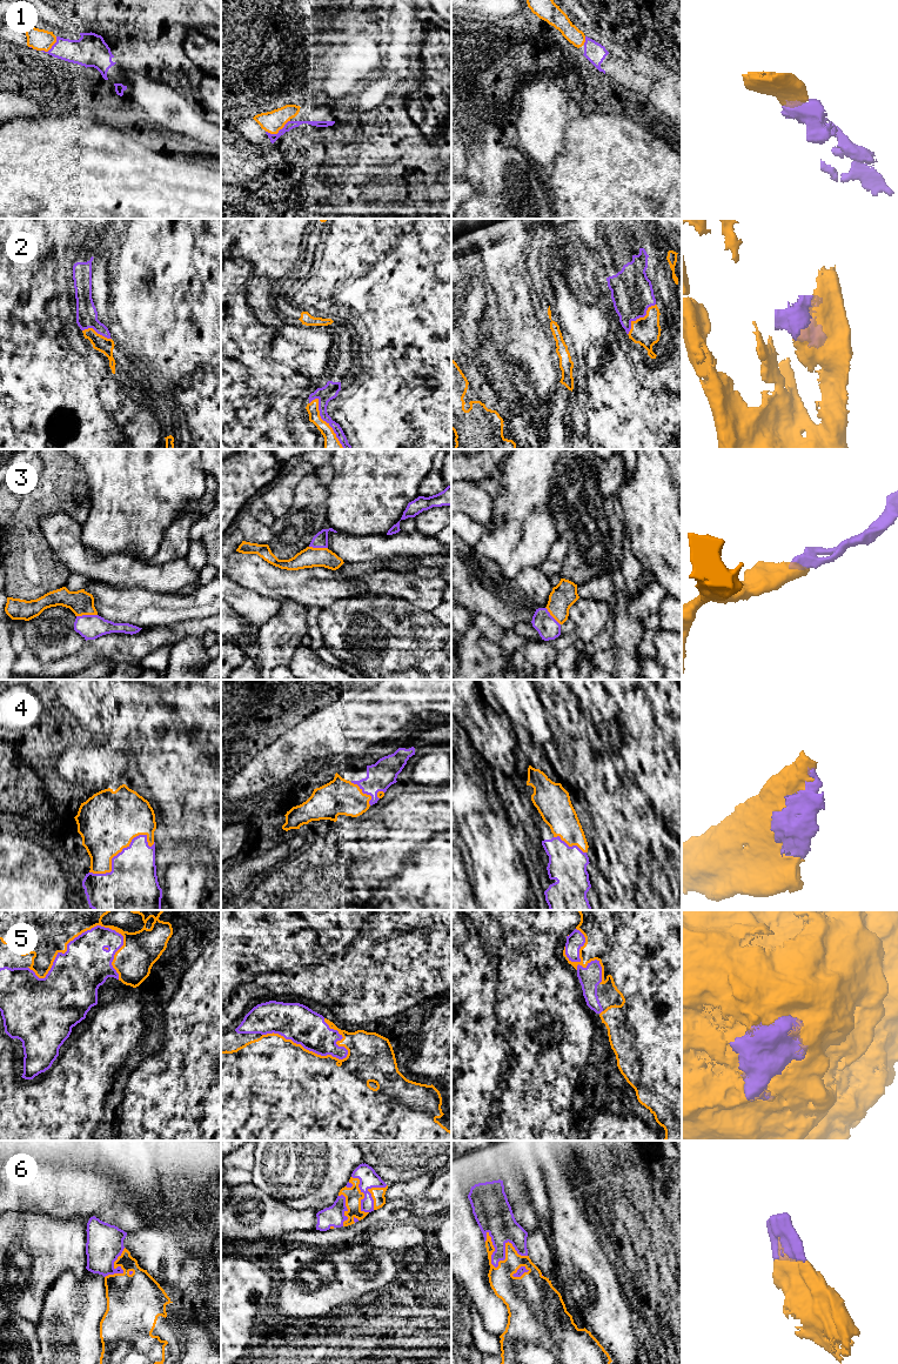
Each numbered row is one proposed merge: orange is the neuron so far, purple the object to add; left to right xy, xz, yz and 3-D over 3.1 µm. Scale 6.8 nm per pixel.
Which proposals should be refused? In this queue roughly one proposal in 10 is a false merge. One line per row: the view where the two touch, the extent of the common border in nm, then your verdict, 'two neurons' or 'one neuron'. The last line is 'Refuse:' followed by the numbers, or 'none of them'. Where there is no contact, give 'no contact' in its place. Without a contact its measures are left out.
1: meets orange in xz; contact 190 nm long; one neuron
2: meets orange in xz; contact 400 nm long; one neuron
3: meets orange in xy; contact 140 nm long; one neuron
4: meets orange in xy; contact 500 nm long; one neuron
5: meets orange in xy; contact 700 nm long; one neuron
6: meets orange in yz; contact 340 nm long; one neuron
Refuse: none of them

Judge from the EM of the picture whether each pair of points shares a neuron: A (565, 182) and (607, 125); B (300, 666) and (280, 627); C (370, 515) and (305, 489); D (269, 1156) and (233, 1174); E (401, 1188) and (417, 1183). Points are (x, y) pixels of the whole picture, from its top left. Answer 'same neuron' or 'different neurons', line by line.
A: same neuron
B: different neurons
C: different neurons
D: different neurons
E: same neuron

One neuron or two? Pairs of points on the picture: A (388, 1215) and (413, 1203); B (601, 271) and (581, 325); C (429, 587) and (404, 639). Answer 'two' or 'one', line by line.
A: one
B: one
C: two

